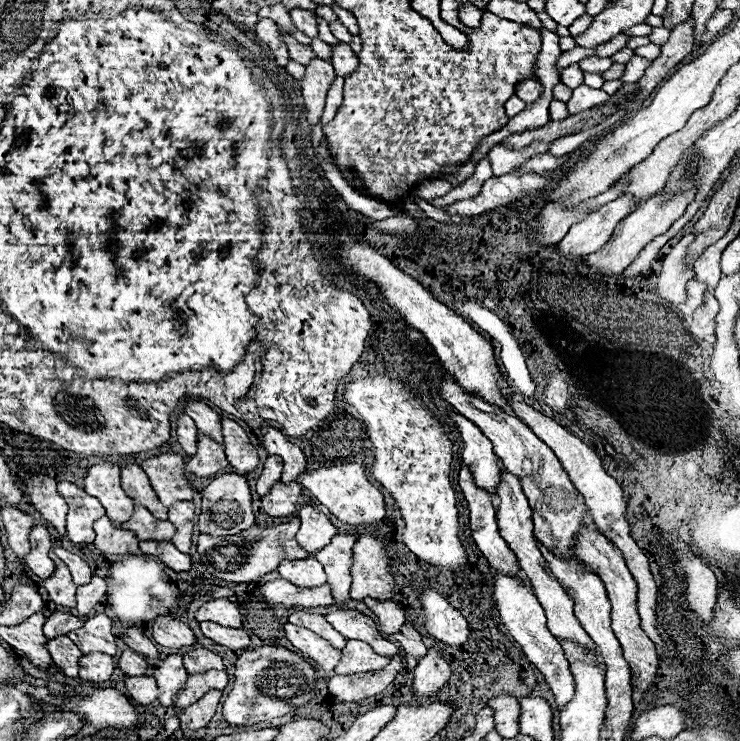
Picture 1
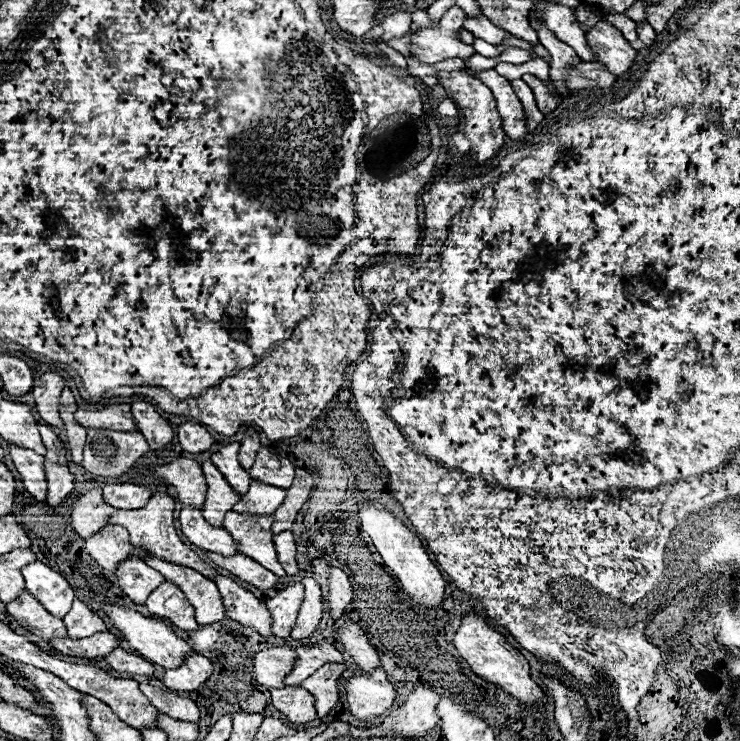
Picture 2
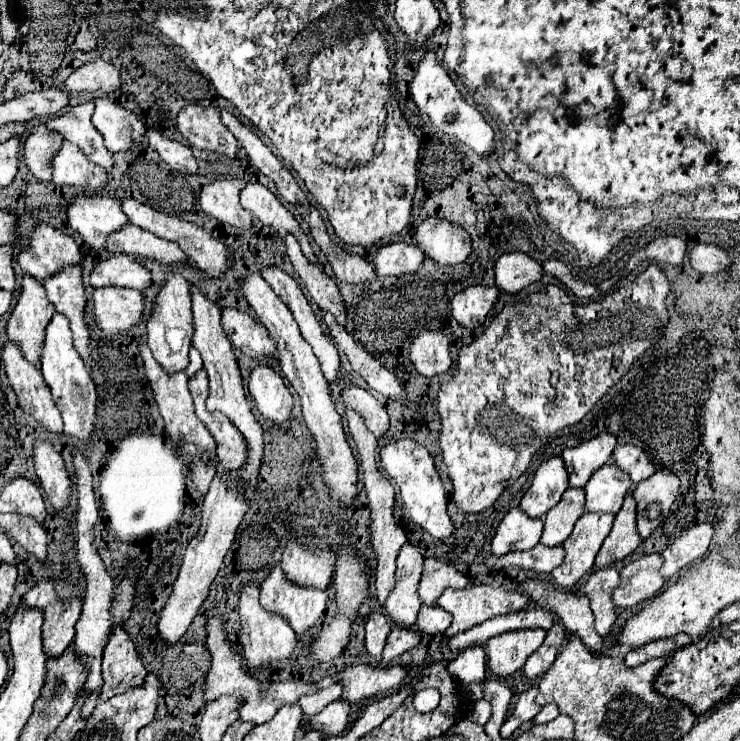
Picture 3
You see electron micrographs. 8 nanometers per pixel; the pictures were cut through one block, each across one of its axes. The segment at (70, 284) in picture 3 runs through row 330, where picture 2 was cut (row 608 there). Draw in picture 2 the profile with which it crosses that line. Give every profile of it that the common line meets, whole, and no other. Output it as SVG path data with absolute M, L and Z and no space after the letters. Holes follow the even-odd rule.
M74 600L72 610L64 616L68 638L88 638L96 632L106 632L106 624L80 600Z

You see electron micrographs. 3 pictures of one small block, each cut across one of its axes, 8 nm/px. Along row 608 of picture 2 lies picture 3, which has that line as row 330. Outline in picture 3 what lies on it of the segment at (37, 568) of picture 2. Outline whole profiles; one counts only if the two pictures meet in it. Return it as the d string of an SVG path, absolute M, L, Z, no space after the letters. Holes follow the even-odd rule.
M54 314L52 322L46 328L46 338L44 338L44 352L42 352L42 376L44 382L48 384L52 392L52 400L58 406L62 420L64 420L64 434L68 438L80 440L84 446L92 438L94 422L96 422L96 386L90 378L90 372L86 364L76 356L76 350L72 346L72 334L68 328L68 320L64 316Z

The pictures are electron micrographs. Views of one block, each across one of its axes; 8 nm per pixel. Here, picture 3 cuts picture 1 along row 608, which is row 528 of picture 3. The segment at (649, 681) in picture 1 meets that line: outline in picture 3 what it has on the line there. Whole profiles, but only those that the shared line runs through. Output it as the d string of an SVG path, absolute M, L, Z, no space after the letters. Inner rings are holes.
M630 490L624 498L620 512L616 514L616 520L608 538L604 540L596 556L596 568L606 568L610 564L624 560L628 554L632 554L638 548L640 542L642 540L636 530L636 502Z

